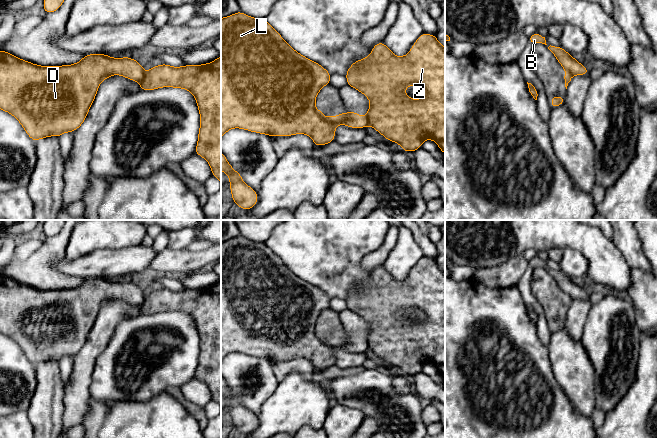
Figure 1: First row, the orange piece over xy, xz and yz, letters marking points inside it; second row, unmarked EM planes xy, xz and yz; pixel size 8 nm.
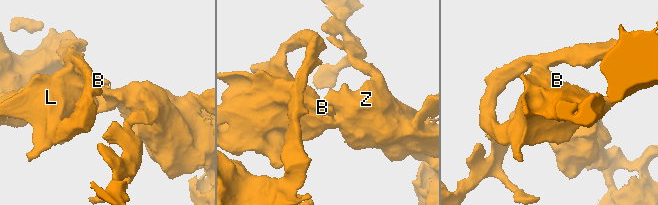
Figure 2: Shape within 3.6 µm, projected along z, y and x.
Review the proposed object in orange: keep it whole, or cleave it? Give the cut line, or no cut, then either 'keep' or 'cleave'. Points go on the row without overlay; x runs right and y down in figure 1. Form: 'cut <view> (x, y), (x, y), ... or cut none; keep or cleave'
cut none; keep

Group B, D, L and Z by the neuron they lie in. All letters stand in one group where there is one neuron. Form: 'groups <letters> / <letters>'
groups B D L Z

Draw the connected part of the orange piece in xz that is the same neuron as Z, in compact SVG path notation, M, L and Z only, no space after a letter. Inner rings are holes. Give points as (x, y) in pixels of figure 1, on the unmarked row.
M241 235L225 242L221 242L221 363L228 354L232 352L240 352L250 356L266 358L270 361L306 358L312 362L314 370L323 370L335 364L335 351L339 348L344 348L351 352L366 352L367 349L370 348L388 365L400 368L402 374L405 376L414 376L422 371L424 364L431 363L437 367L439 373L445 379L445 272L438 266L436 259L423 256L413 268L409 277L403 281L394 279L383 265L378 266L374 269L371 278L368 281L355 285L349 291L345 301L347 303L347 308L350 311L360 315L370 324L371 328L368 333L368 338L366 340L359 340L355 335L352 335L344 338L340 337L338 340L328 340L324 342L323 334L315 333L315 324L319 315L331 306L331 298L325 292L295 275L265 243L250 241ZM414 309L422 310L426 314L426 319L418 324L408 321L404 317L404 313Z

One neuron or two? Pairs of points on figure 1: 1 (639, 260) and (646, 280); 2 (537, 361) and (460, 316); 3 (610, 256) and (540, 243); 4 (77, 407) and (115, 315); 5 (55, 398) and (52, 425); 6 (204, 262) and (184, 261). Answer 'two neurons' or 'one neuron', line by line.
1: two neurons
2: one neuron
3: one neuron
4: one neuron
5: one neuron
6: one neuron

